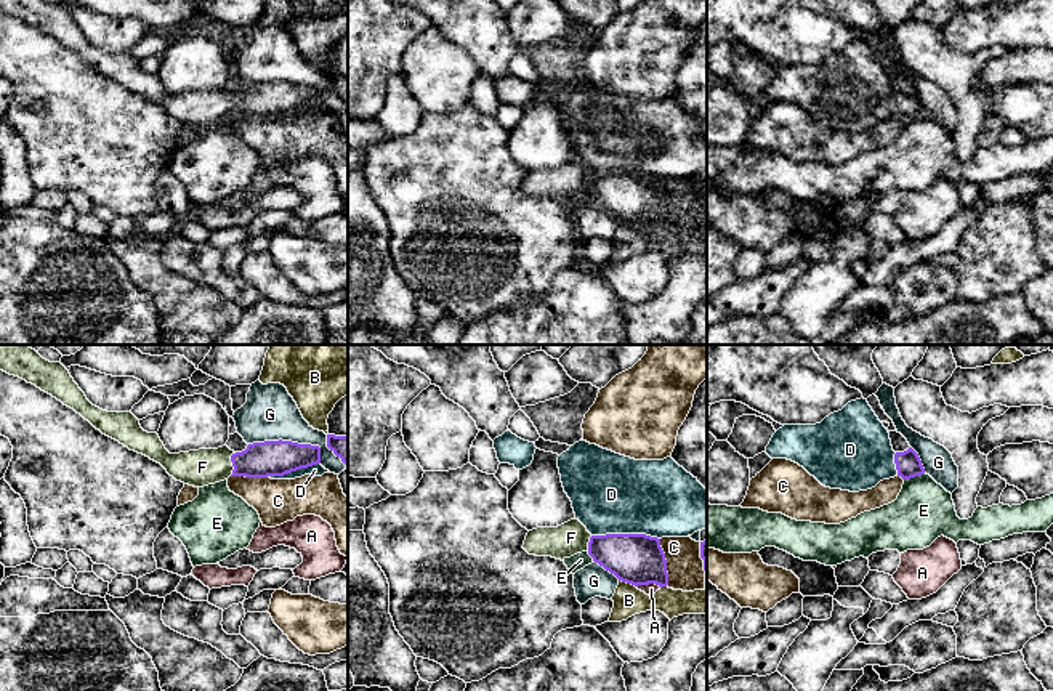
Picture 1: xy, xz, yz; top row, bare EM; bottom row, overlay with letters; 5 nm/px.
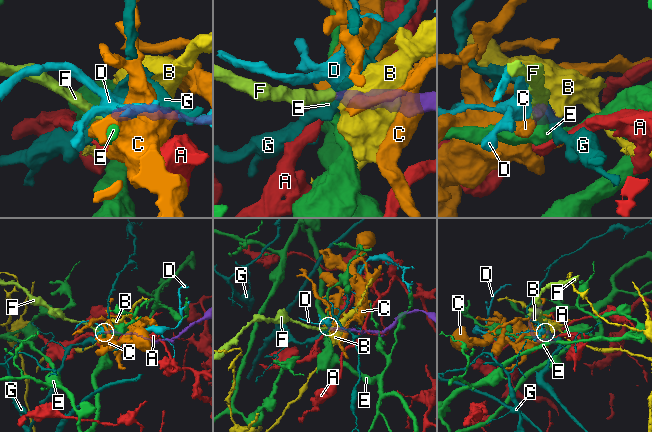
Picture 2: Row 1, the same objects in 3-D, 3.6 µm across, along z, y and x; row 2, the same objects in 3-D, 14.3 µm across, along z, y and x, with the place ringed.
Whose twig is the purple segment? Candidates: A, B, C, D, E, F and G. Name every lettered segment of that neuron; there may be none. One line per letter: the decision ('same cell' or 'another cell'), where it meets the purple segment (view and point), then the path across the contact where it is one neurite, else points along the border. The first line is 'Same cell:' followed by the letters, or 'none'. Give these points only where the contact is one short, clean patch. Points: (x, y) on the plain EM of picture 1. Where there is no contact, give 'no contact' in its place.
Same cell: F
A: another cell | xz (649, 223) | along xz (637, 226), (657, 225), (661, 228)
B: another cell | xz (627, 223)
C: another cell | xz (665, 204)
D: another cell | xz (625, 175)
E: another cell | yz (914, 117) | along yz (923, 113), (904, 121)
F: same cell | xy (233, 105) | across xy (279, 98), (233, 105), (202, 108)
G: another cell | xy (290, 82)

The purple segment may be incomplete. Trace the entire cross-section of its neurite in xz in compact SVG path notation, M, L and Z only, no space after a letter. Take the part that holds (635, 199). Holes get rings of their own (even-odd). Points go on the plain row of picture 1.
M579 160L558 168L537 168L527 173L522 189L529 196L571 199L587 192L595 204L619 221L638 226L668 226L667 200L660 180L646 175L591 176Z

